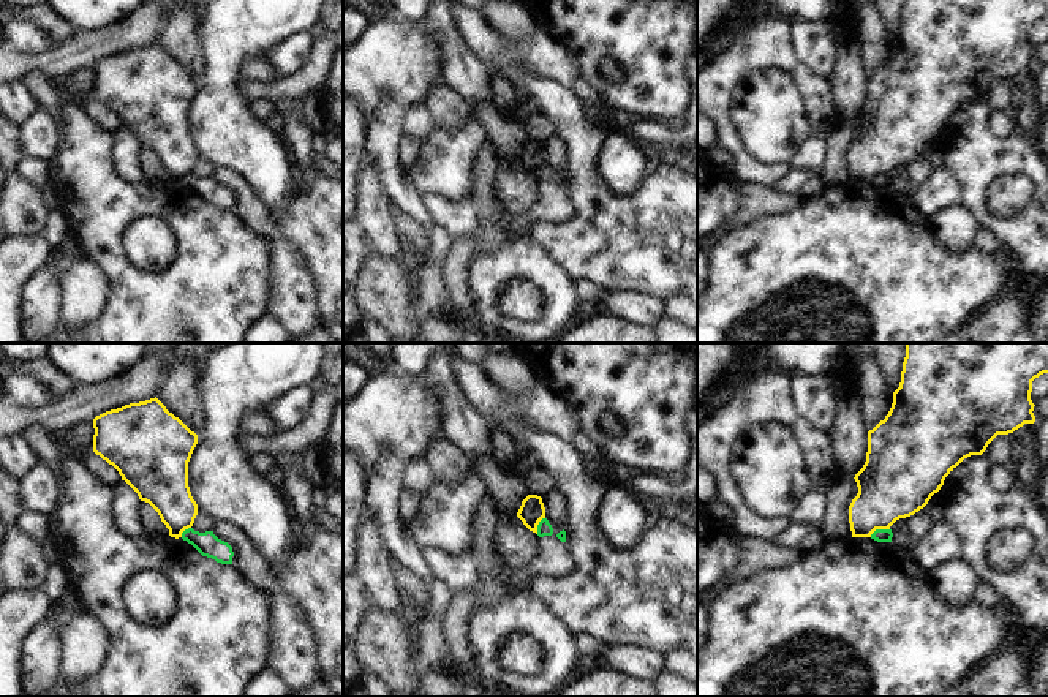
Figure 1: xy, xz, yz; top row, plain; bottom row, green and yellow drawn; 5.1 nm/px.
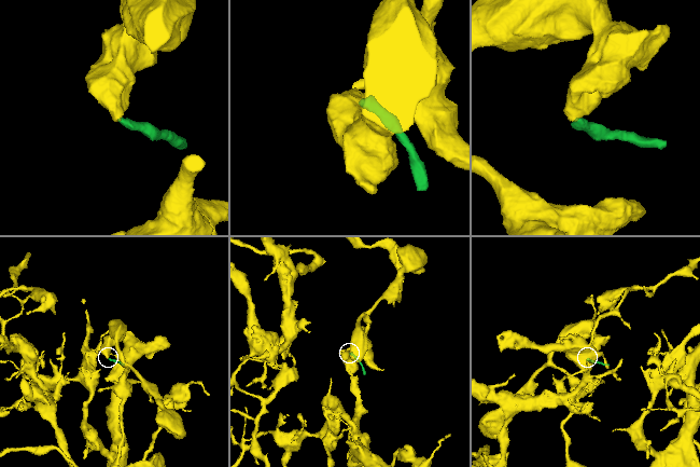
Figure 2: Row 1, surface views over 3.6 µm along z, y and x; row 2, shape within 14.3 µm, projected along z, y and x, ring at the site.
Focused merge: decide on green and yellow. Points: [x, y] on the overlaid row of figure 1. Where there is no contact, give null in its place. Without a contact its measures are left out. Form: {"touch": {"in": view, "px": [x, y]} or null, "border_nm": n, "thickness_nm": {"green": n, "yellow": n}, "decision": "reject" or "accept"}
{"touch": {"in": "yz", "px": [879, 530]}, "border_nm": 110, "thickness_nm": {"green": 60, "yellow": 360}, "decision": "reject"}

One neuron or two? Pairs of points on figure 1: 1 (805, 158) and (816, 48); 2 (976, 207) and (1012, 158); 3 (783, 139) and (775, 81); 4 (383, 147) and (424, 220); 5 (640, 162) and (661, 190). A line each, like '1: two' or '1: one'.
1: two
2: one
3: one
4: one
5: two

